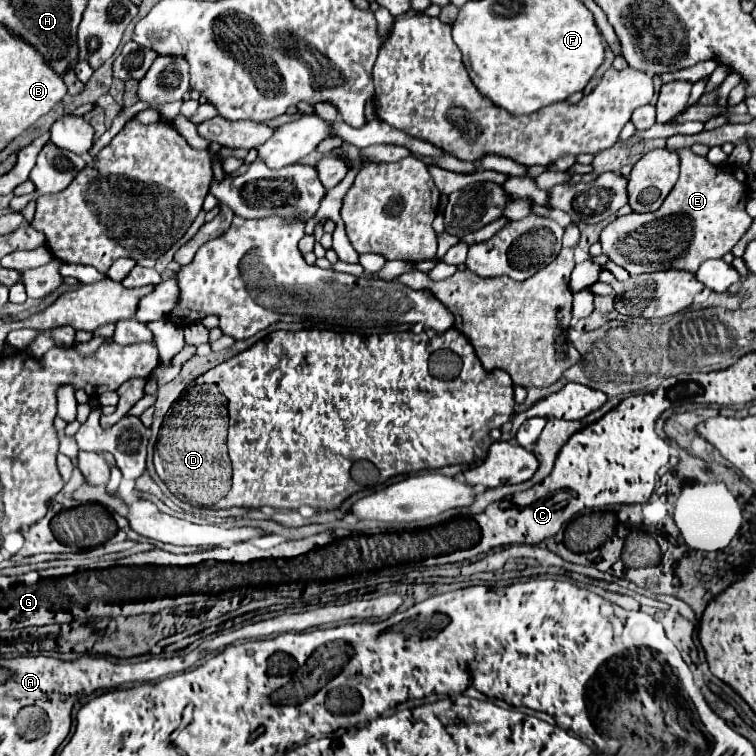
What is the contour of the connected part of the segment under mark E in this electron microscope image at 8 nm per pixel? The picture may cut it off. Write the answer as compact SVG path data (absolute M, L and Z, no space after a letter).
M681 149L679 159L681 159L679 179L657 211L631 213L625 217L617 217L601 231L599 243L601 243L603 255L607 255L609 261L621 265L631 275L655 273L665 269L683 269L683 271L695 273L703 261L721 259L725 253L729 253L735 247L735 243L751 227L753 219L745 213L747 191L745 191L745 185L733 177L733 167L711 165L705 157L695 155L691 149Z

